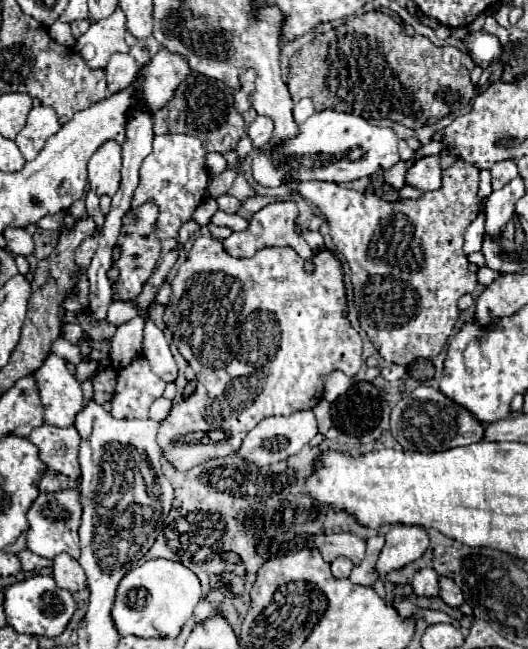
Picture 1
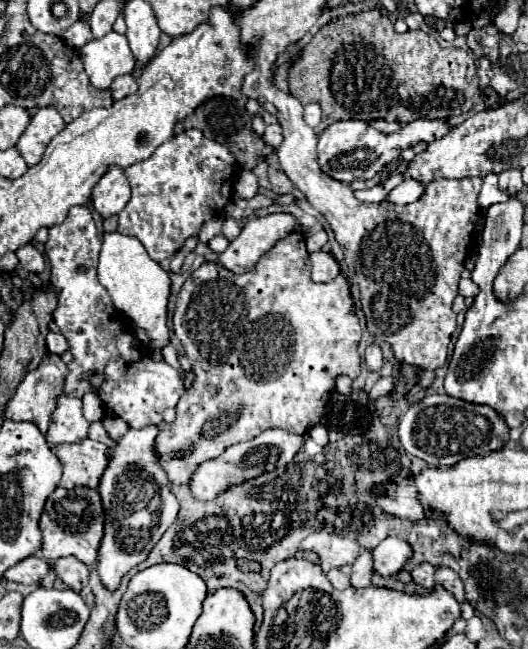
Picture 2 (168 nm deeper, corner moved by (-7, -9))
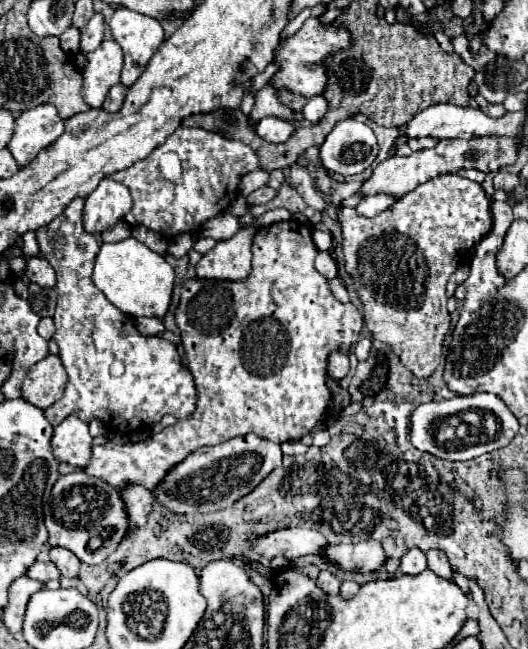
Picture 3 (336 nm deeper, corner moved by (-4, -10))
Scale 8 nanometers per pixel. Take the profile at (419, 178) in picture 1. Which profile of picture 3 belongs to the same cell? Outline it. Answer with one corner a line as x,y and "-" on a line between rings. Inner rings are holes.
370,196
370,198
364,198
358,206
356,206
356,212
360,216
366,216
366,218
372,218
380,212
384,212
390,204
394,204
394,196

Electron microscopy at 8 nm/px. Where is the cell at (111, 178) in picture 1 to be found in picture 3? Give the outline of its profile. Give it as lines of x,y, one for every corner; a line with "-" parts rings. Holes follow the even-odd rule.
104,178
98,188
86,198
84,230
88,234
102,234
114,228
132,210
132,198
124,184

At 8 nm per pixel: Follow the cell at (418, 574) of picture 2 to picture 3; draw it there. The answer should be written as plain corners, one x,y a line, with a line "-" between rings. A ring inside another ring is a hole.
410,548
402,558
400,558
400,572
402,574
412,574
416,576
426,568
426,556
420,548

